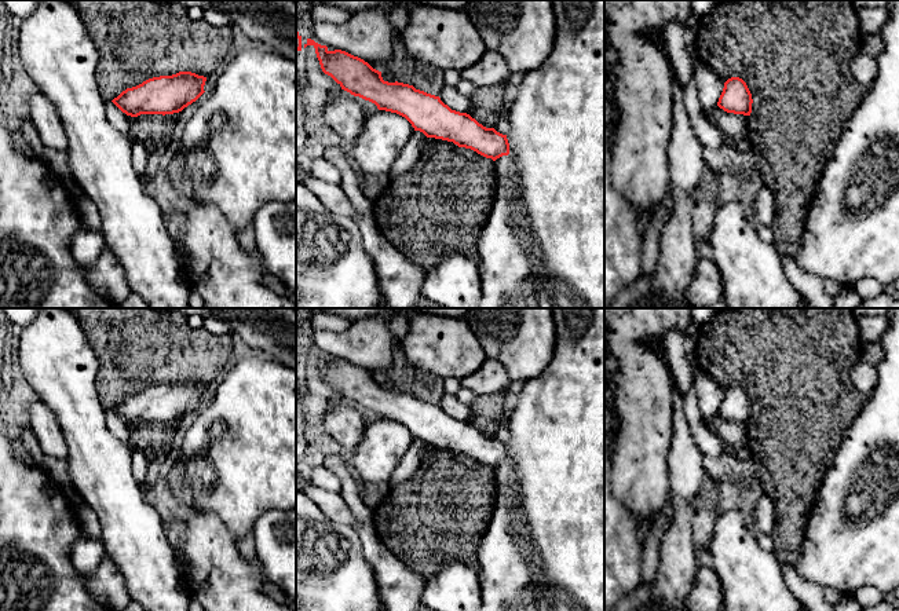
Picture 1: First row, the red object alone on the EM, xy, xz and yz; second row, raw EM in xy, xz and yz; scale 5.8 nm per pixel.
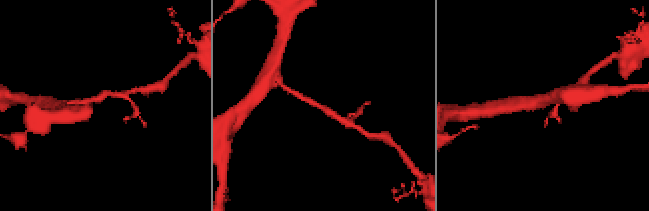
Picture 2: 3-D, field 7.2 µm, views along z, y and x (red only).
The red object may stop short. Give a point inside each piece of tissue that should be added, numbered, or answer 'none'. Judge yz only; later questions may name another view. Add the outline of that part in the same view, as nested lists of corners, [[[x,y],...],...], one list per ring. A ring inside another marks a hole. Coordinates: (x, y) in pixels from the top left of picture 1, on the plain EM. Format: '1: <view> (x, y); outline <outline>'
none

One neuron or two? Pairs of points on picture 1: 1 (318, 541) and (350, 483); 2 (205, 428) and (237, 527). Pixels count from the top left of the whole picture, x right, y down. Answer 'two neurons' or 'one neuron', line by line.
1: two neurons
2: one neuron

